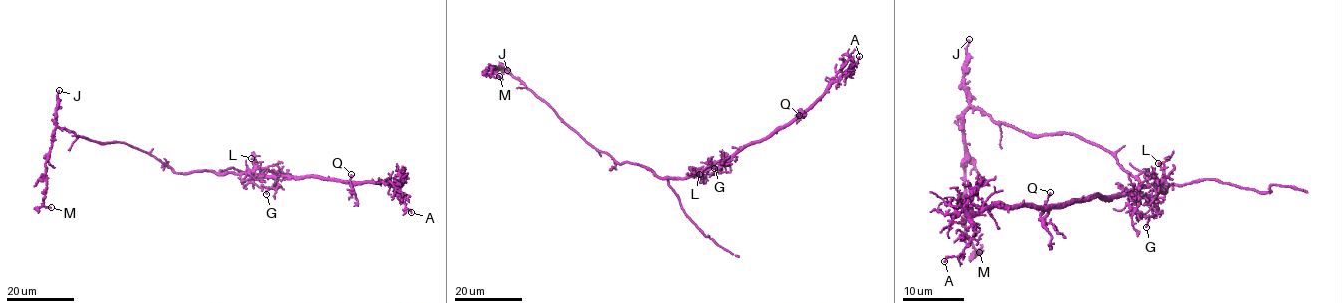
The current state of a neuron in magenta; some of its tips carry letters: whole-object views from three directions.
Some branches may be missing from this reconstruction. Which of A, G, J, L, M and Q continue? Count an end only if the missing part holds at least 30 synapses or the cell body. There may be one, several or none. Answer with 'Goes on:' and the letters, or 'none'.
Goes on: none

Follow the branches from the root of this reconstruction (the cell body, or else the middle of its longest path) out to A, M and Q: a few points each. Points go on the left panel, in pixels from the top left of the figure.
A: (196, 172), (389, 182), (411, 212)
M: (196, 172), (175, 172), (157, 158), (126, 144), (98, 143), (56, 127), (45, 164), (42, 206), (51, 207)
Q: (196, 172), (248, 173), (253, 177), (323, 177), (350, 181), (352, 188), (351, 174)

